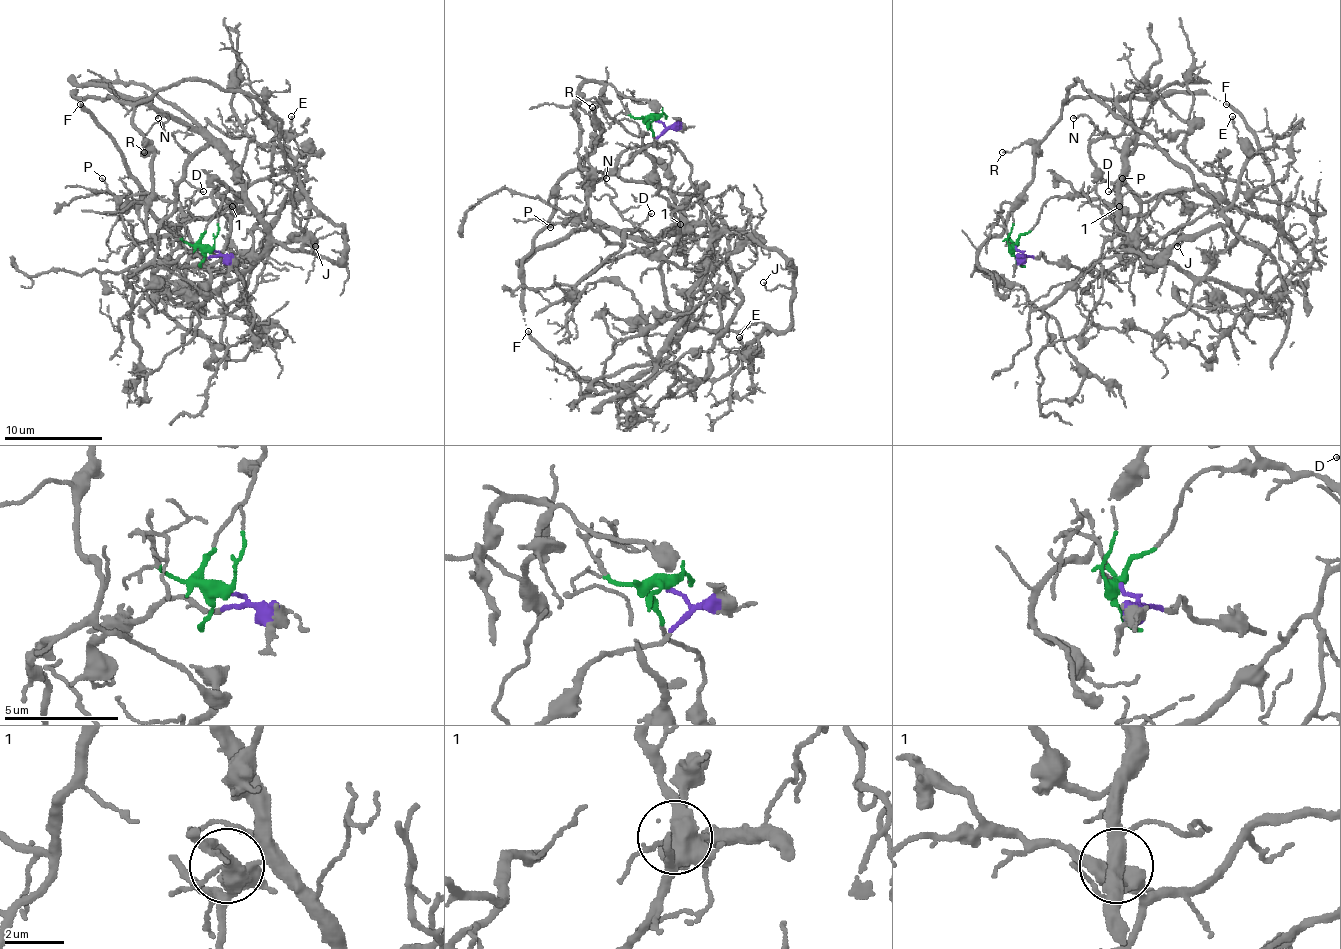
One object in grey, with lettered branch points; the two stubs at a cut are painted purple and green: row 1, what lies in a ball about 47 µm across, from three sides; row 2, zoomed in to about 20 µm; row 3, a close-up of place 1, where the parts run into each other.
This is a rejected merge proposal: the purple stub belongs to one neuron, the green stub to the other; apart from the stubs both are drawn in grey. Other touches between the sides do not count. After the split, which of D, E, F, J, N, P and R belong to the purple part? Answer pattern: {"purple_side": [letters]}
{"purple_side": ["D", "E", "J", "N", "P"]}

